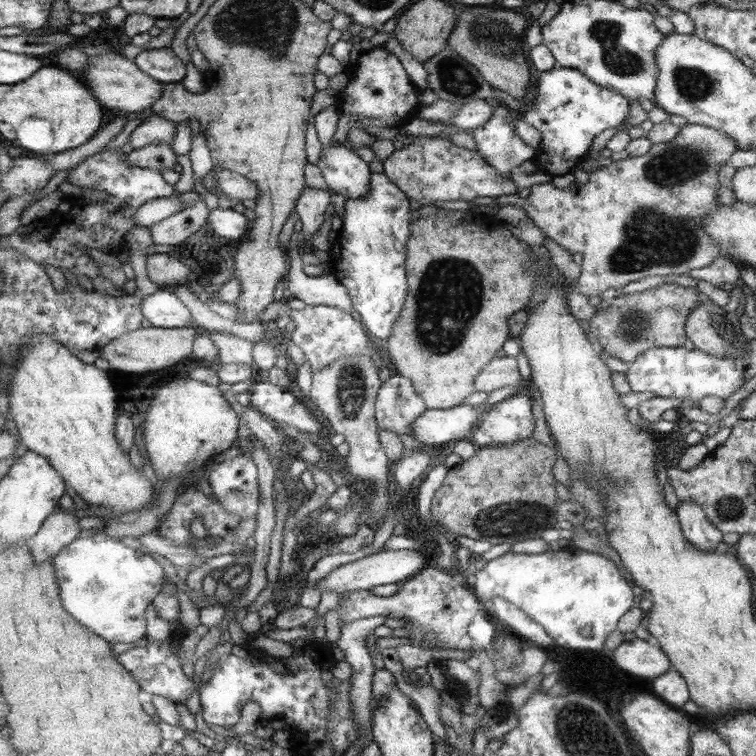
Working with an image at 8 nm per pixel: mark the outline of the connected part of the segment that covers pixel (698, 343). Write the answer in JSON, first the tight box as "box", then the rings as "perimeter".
{"box":[687,294,751,359],"perimeter":[[[701,294],[701,296],[703,296],[703,302],[687,318],[688,340],[694,344],[695,348],[700,348],[700,350],[710,353],[711,356],[740,359],[743,356],[742,352],[748,350],[751,341],[740,329],[740,312],[726,312],[705,294]]]}

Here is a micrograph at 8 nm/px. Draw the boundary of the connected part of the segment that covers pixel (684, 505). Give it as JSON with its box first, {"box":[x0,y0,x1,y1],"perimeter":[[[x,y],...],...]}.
{"box":[676,501,722,552],"perimeter":[[[693,501],[682,502],[677,507],[676,517],[679,518],[683,534],[704,552],[716,552],[722,542],[722,531],[718,530],[707,514]]]}

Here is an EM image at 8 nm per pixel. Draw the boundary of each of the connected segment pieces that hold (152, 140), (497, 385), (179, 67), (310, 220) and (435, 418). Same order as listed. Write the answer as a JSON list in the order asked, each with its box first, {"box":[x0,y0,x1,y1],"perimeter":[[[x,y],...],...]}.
[{"box":[127,114,177,149],"perimeter":[[[153,114],[152,117],[148,117],[132,131],[127,142],[134,149],[158,144],[158,142],[172,144],[174,136],[176,136],[177,125],[173,121]]]},{"box":[475,356,521,392],"perimeter":[[[500,356],[495,358],[480,372],[475,380],[476,389],[480,392],[492,392],[508,386],[519,384],[521,376],[517,366],[517,358]]]},{"box":[135,48,186,83],"perimeter":[[[172,48],[146,49],[135,57],[135,63],[162,83],[181,82],[186,76],[186,65]]]},{"box":[296,187,330,241],"perimeter":[[[308,187],[304,194],[300,195],[300,200],[296,203],[296,212],[302,222],[302,233],[305,240],[310,241],[312,235],[318,232],[324,222],[324,216],[328,204],[330,204],[329,189],[316,189]]]},{"box":[410,404,482,447],"perimeter":[[[466,404],[449,409],[426,409],[410,423],[412,436],[427,447],[467,440],[471,438],[473,425],[481,413],[482,410]]]}]

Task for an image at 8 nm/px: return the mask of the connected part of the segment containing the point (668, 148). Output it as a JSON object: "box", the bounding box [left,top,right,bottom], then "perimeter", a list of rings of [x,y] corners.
{"box":[495,124,738,297],"perimeter":[[[685,124],[674,140],[652,145],[644,155],[614,161],[610,166],[599,166],[589,173],[589,181],[585,184],[575,183],[559,189],[549,181],[530,186],[527,198],[514,194],[495,199],[499,207],[512,203],[518,205],[534,225],[572,256],[581,253],[584,260],[580,264],[582,274],[578,277],[576,291],[587,297],[601,295],[608,289],[622,289],[646,276],[688,274],[691,270],[706,268],[720,257],[722,249],[707,236],[703,220],[720,210],[720,166],[728,163],[738,148],[736,140],[726,132],[702,124]]]}

